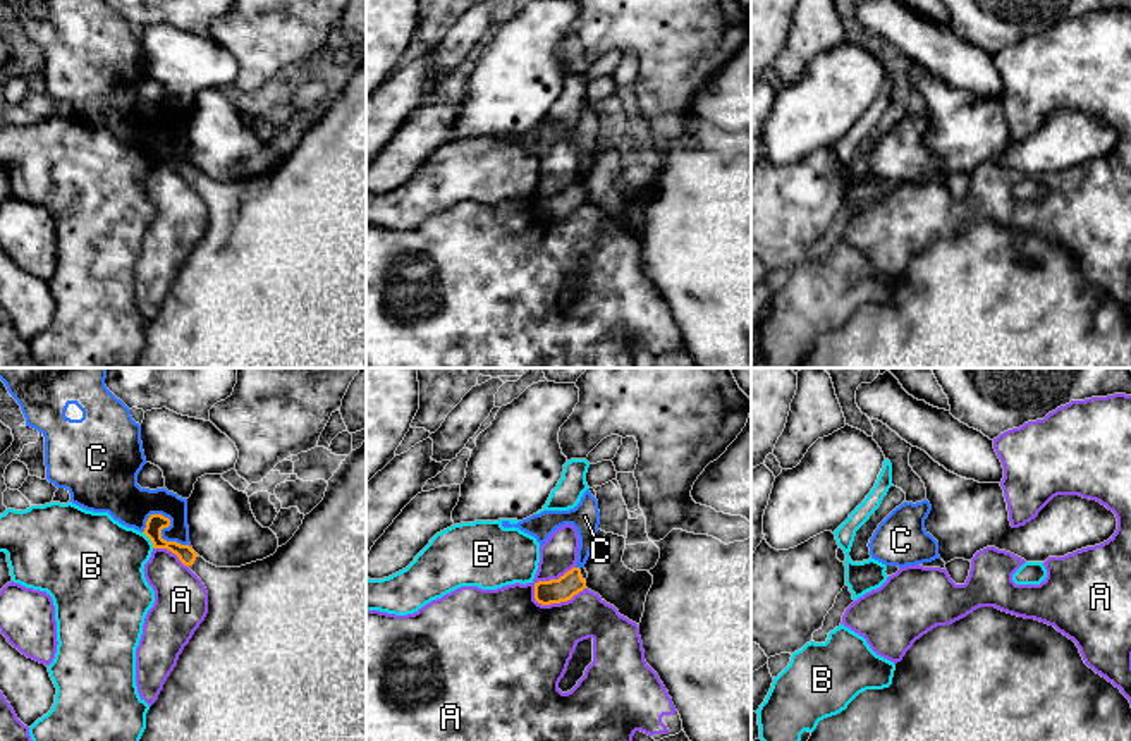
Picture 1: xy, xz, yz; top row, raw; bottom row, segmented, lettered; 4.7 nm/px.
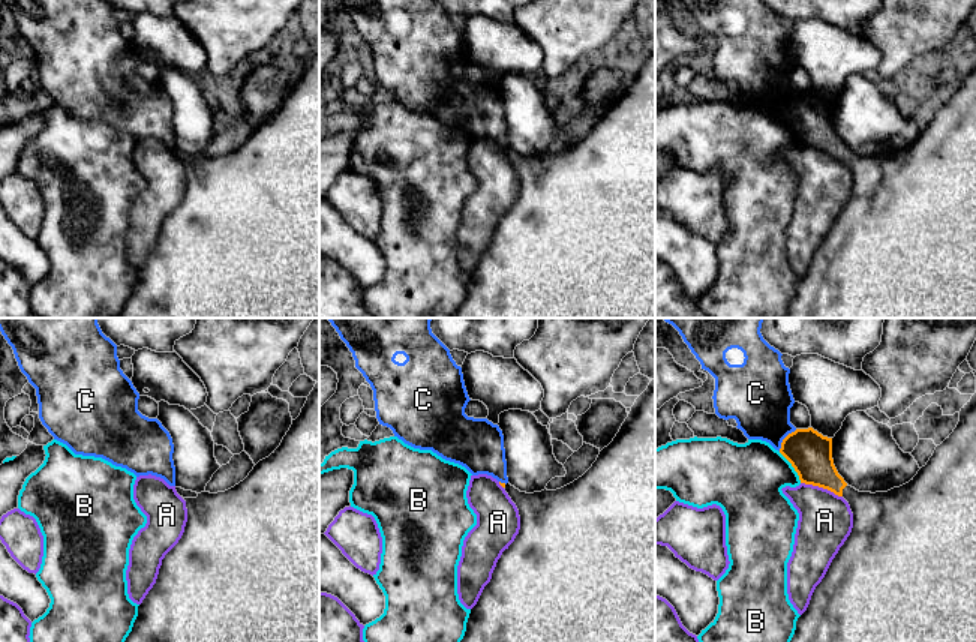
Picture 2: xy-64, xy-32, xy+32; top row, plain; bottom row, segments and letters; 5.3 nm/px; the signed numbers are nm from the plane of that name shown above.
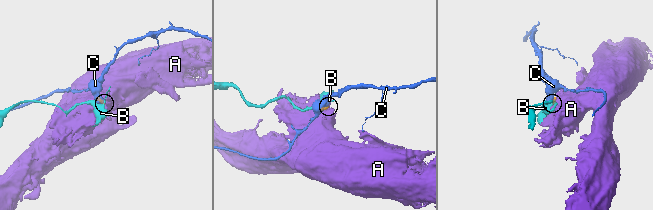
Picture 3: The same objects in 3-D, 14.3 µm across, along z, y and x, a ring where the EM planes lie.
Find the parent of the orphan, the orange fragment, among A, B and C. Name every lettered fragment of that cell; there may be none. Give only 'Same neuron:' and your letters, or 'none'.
Same neuron: none

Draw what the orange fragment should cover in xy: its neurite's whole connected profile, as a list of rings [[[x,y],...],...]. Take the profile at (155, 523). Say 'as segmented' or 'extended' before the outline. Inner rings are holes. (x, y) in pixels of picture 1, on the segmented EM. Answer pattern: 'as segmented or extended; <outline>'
extended; [[[366,440],[352,450],[327,481],[323,500],[304,516],[294,536],[263,560],[241,567],[217,567],[199,557],[193,547],[162,538],[170,519],[151,514],[144,535],[153,548],[167,548],[179,557],[205,585],[208,614],[179,655],[177,665],[167,677],[158,700],[146,713],[146,729],[139,741],[366,741]]]

